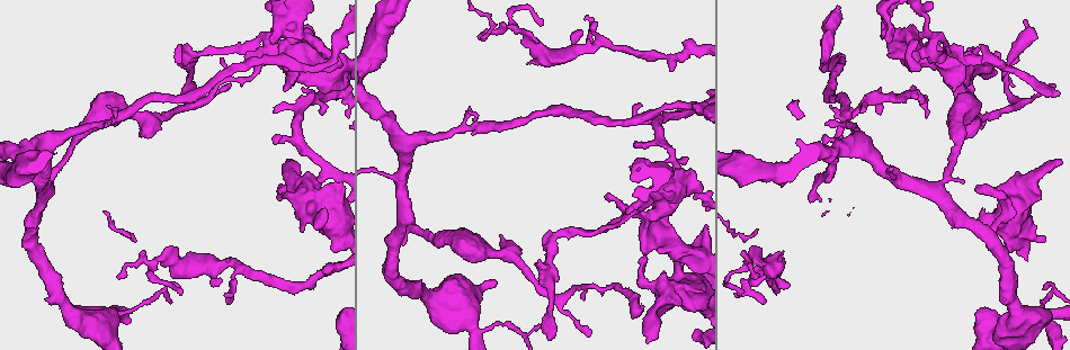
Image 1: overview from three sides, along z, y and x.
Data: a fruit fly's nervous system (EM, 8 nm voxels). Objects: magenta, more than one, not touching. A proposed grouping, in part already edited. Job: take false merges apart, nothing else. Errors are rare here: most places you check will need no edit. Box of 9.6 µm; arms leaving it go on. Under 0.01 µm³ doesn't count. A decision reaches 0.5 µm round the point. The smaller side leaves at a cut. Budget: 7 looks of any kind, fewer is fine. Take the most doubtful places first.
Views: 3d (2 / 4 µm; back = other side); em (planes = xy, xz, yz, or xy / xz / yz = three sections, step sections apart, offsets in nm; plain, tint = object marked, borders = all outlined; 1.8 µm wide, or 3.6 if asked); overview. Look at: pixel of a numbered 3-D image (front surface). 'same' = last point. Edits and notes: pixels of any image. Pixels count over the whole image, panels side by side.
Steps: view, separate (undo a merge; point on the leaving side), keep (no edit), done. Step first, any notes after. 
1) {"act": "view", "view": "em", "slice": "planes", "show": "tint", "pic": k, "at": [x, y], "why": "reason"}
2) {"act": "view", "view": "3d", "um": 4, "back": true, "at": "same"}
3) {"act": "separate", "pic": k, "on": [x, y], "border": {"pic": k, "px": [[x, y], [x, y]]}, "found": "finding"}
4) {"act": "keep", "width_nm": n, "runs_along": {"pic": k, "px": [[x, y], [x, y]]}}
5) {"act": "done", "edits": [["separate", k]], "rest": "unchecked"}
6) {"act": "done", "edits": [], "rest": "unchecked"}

{"act": "view", "view": "3d", "um": 4, "pic": 1, "at": [881, 21], "why": "three arms meet"}

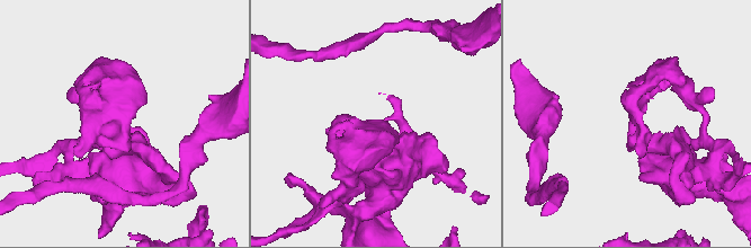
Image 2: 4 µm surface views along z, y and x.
{"act": "view", "view": "em", "slice": "xz", "step": 4, "show": "plain", "pic": 2, "at": [373, 126]}

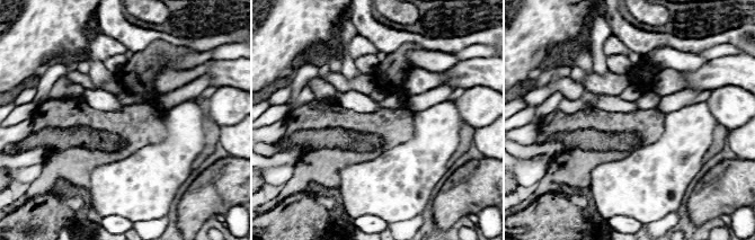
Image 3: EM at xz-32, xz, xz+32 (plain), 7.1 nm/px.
{"act": "view", "view": "em", "slice": "xz", "step": 4, "show": "tint", "at": "same"}

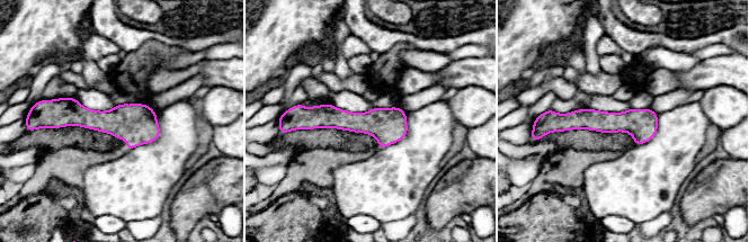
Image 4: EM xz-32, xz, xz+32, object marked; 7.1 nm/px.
{"act": "keep", "runs_along": {"pic": 4, "px": [[51, 114], [130, 122], [157, 133]]}, "found": "all the same cell"}

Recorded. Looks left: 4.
{"act": "view", "view": "em", "slice": "yz", "step": 8, "show": "tint", "pic": 1, "at": [515, 27], "why": "sharp bend"}

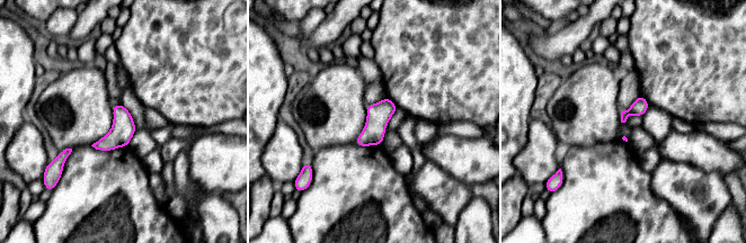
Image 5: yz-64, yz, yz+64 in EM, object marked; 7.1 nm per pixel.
{"act": "view", "view": "em", "slice": "planes", "show": "tint", "at": "same"}

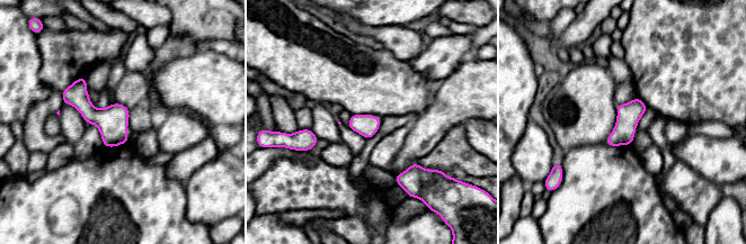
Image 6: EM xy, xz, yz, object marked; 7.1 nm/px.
{"act": "keep", "runs_along": {"pic": 6, "px": [[64, 93], [72, 95], [125, 139]]}, "found": "one cell here"}

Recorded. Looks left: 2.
{"act": "done", "edits": [], "rest": "unchecked"}

